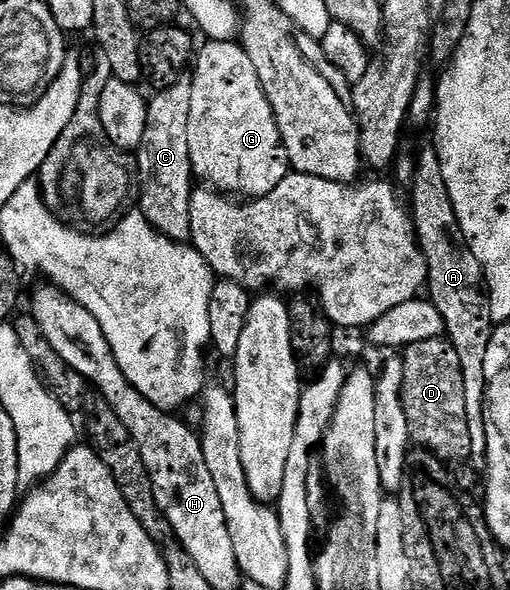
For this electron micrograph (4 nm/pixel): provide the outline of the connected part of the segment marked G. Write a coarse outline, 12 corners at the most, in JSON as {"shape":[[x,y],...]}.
{"shape":[[253,58],[193,61],[189,158],[224,194],[269,194],[287,151]]}

